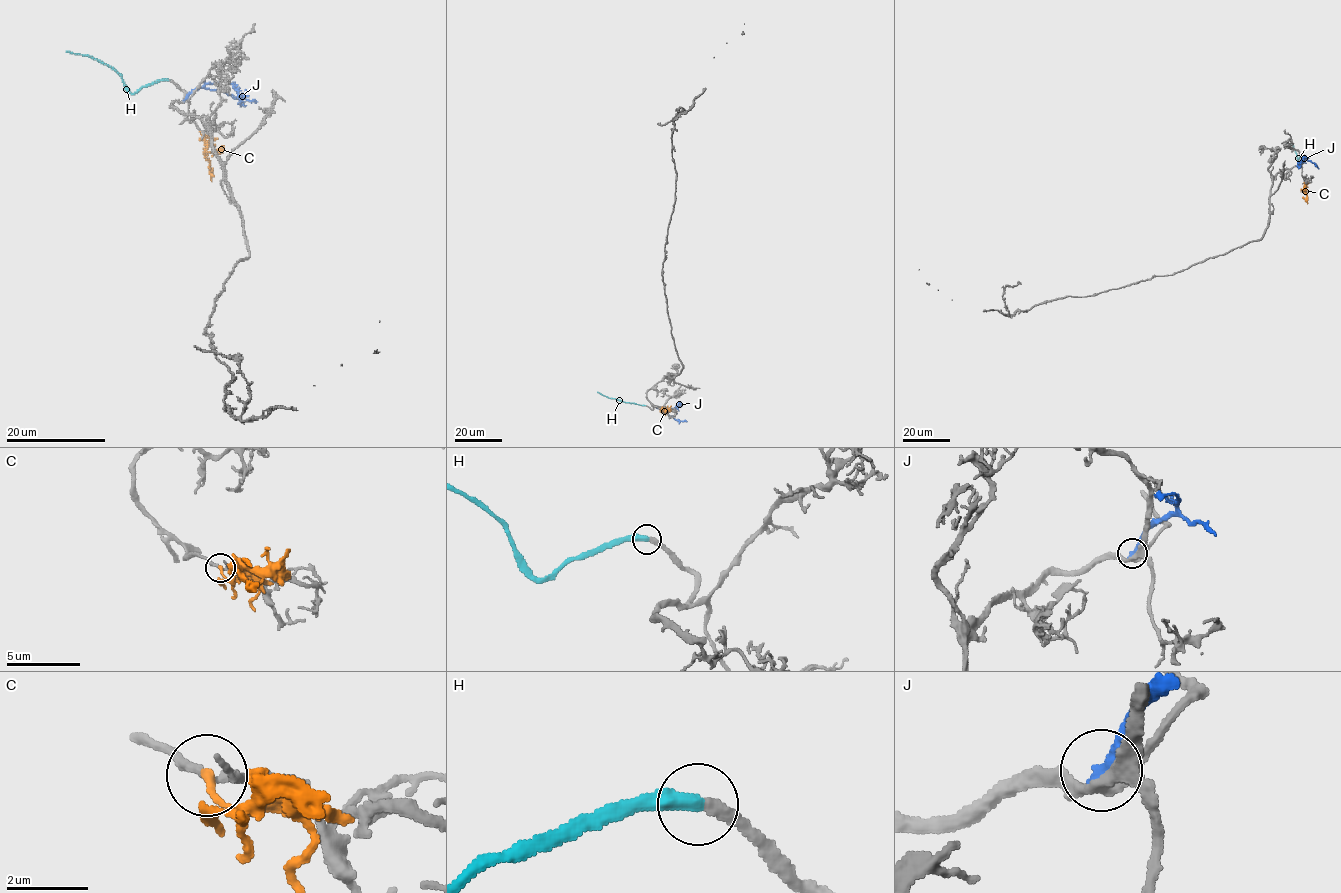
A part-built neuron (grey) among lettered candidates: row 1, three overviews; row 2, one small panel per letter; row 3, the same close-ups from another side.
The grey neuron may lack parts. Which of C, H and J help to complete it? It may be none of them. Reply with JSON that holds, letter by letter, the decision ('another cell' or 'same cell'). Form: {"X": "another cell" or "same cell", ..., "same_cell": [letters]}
{"C": "another cell", "H": "same cell", "J": "another cell", "same_cell": ["H"]}

